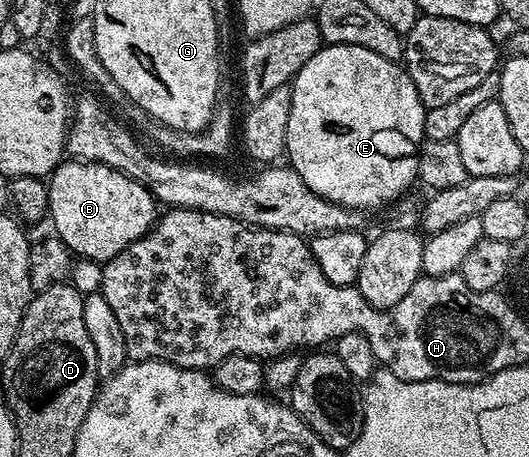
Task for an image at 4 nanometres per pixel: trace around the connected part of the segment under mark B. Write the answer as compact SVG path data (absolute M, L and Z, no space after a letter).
M64 159L46 184L45 203L50 223L55 223L54 235L65 242L71 253L84 260L113 259L125 246L144 236L157 219L157 201L151 191L123 172L92 160Z

